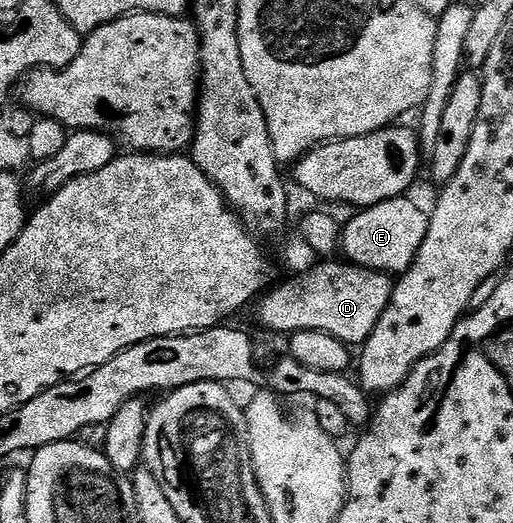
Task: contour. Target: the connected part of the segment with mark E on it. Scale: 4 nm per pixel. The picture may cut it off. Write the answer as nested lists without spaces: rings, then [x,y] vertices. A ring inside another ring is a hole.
[[[409,196],[393,197],[384,203],[367,205],[350,222],[345,222],[340,242],[345,260],[362,269],[375,269],[377,273],[401,275],[408,272],[420,247],[424,243],[427,210],[421,209]]]

